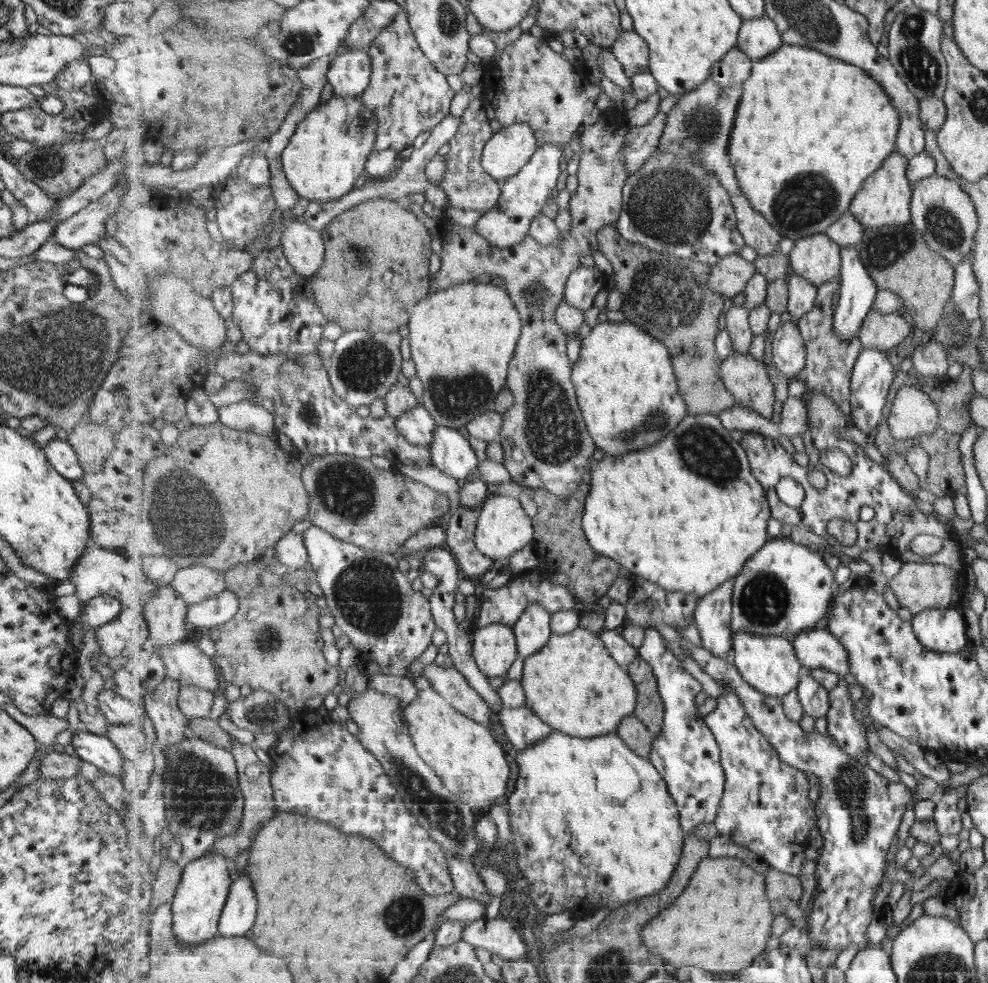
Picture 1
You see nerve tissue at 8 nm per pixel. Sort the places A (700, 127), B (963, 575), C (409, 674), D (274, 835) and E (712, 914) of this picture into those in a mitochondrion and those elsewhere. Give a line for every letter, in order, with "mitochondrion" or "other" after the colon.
A: mitochondrion
B: other
C: other
D: other
E: other

